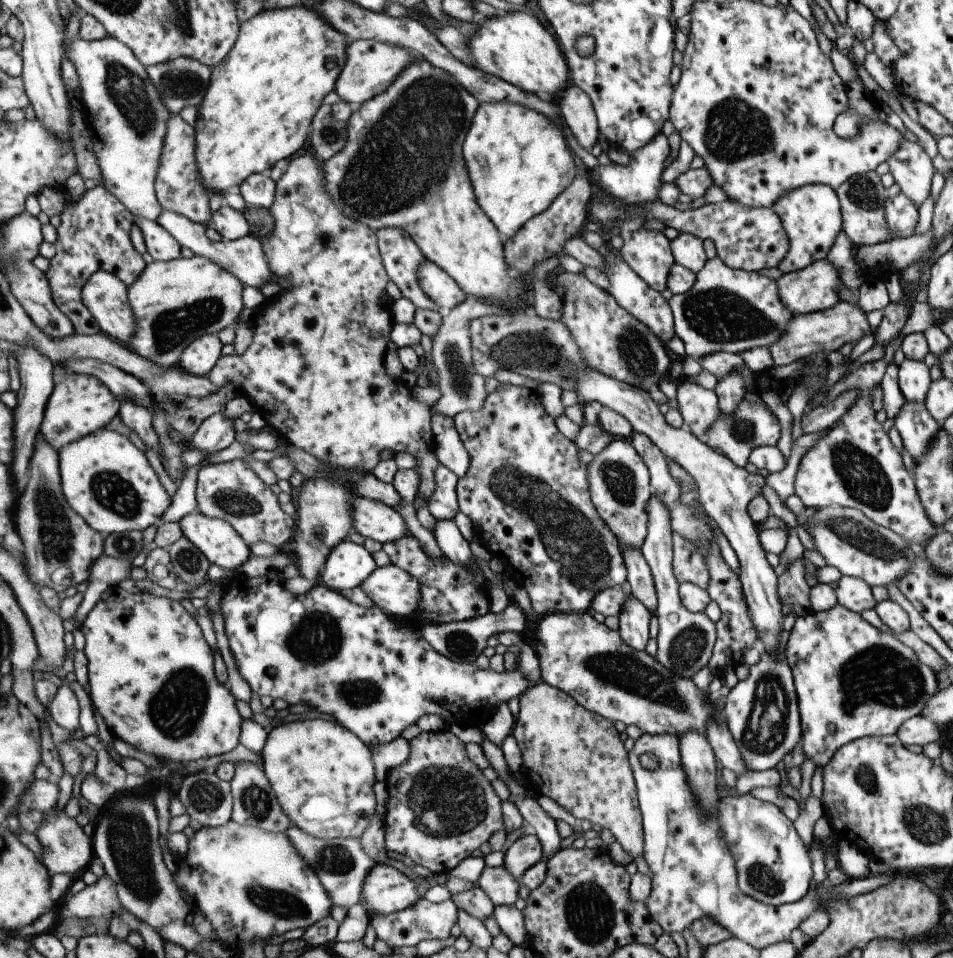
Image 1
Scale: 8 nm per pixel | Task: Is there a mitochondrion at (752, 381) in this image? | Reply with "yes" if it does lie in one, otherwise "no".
no

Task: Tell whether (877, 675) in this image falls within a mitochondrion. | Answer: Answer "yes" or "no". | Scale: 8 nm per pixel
yes

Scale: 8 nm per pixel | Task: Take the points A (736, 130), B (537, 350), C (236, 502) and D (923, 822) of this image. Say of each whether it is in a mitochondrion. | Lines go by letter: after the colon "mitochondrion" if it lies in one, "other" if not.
A: mitochondrion
B: mitochondrion
C: mitochondrion
D: mitochondrion

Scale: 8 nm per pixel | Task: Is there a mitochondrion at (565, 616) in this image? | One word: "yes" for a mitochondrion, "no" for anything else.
no

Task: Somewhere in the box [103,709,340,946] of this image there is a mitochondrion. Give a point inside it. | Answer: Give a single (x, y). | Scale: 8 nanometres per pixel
(138, 877)

